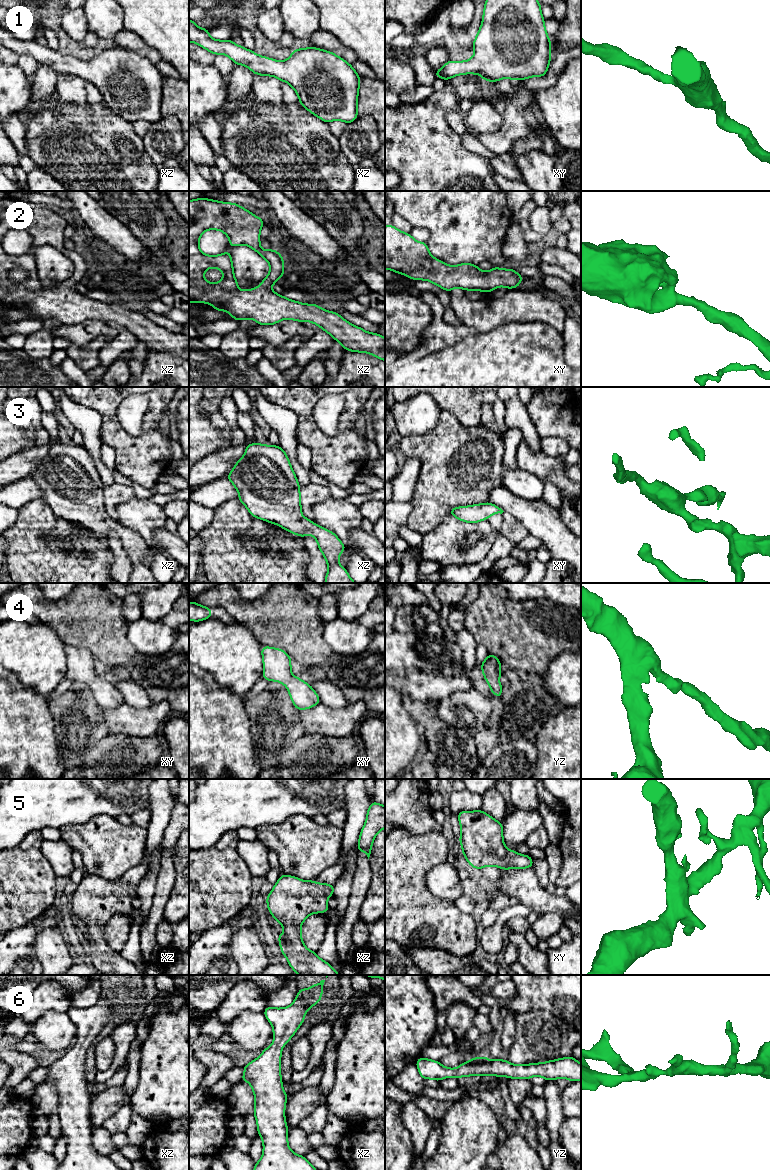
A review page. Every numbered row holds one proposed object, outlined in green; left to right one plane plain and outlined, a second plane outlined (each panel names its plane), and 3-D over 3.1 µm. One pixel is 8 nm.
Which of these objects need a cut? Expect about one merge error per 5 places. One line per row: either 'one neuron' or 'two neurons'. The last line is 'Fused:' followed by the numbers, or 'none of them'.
1: one neuron
2: one neuron
3: one neuron
4: one neuron
5: one neuron
6: one neuron
Fused: none of them

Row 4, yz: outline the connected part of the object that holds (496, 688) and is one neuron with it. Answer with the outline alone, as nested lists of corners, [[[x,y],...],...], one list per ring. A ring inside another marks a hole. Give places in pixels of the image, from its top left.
[[[488,654],[481,663],[481,669],[486,682],[490,685],[490,691],[497,697],[502,697],[502,685],[499,677],[502,675],[500,666],[503,665],[495,655]]]

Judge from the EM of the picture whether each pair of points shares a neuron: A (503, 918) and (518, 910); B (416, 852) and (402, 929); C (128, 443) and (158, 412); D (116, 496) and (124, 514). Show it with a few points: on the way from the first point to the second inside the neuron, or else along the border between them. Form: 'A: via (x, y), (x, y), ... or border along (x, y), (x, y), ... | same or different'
A: via (507, 914), (514, 911) | same
B: via (404, 871), (402, 910) | same
C: via (138, 443), (150, 432), (151, 422) | same
D: border along (135, 496), (116, 507), (117, 521) | different

